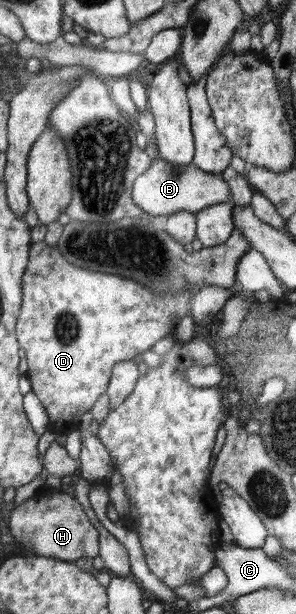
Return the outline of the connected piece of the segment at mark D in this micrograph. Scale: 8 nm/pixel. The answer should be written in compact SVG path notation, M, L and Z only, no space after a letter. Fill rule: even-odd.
M44 241L31 243L28 266L21 282L23 295L16 324L17 341L26 353L26 373L31 390L48 413L50 424L47 428L61 439L67 433L78 430L82 414L92 408L102 393L107 392L114 363L141 356L144 351L152 350L157 340L169 335L174 337L176 326L190 311L195 326L210 334L226 301L232 297L232 291L214 285L199 287L194 296L192 286L180 294L154 296L146 286L130 282L128 278L80 268L65 260L56 246L49 246Z

